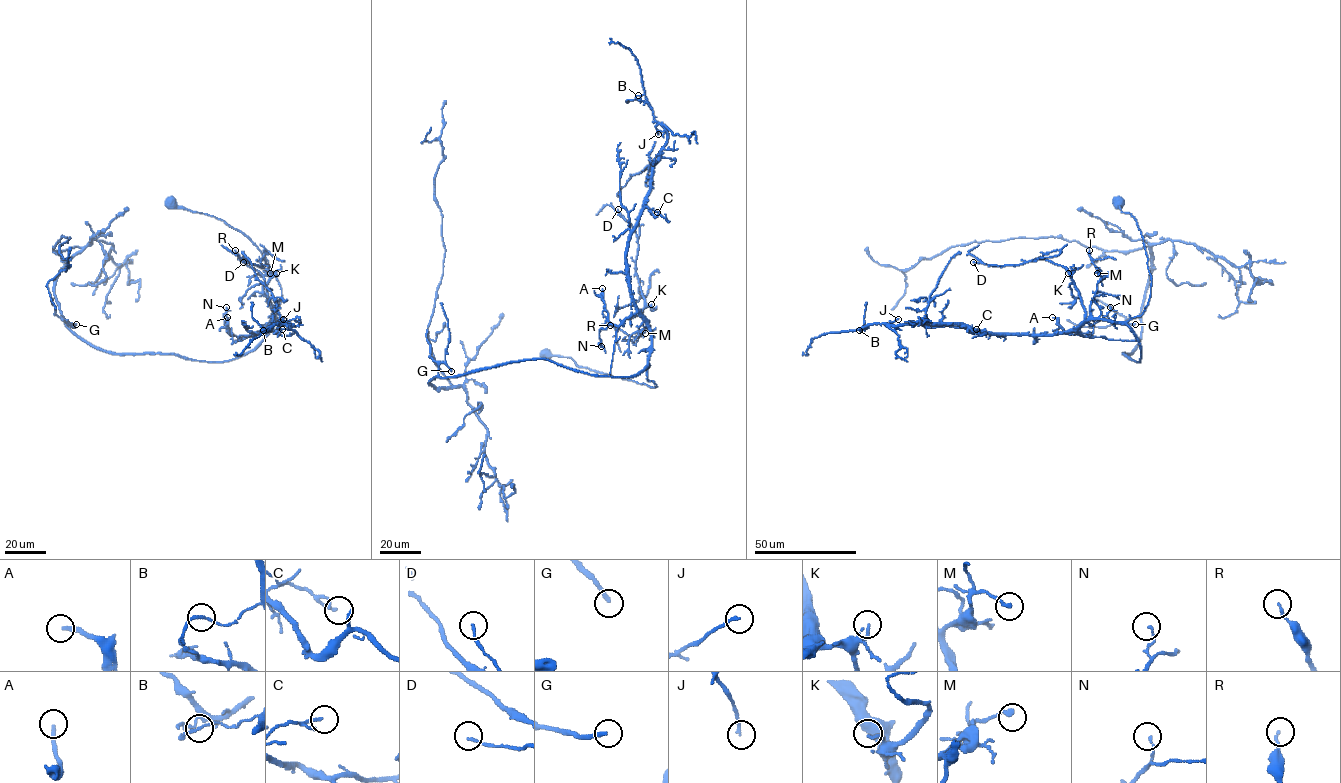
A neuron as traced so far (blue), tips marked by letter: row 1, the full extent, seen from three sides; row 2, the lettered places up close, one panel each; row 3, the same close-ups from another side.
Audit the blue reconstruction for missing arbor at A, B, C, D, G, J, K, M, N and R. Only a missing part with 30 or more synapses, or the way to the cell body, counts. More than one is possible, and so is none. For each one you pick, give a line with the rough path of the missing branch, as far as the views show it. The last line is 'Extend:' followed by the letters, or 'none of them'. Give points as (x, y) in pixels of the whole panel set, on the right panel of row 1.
G: Course of what is missing: (1135, 324), (1155, 327), (1218, 324), (1234, 314), (1227, 300)
Extend: G

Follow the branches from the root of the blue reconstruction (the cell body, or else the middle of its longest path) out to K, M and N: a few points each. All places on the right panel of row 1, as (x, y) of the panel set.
K: (1118, 202), (1121, 211), (1136, 220), (1148, 258), (1151, 285), (1143, 313), (1127, 322), (1086, 318), (1068, 273)
M: (1118, 202), (1136, 220), (1148, 258), (1151, 285), (1143, 313), (1127, 322), (1094, 319), (1097, 273)
N: (1118, 202), (1141, 231), (1150, 298), (1143, 313), (1127, 322), (1088, 319), (1077, 330), (1089, 337), (1110, 307)

